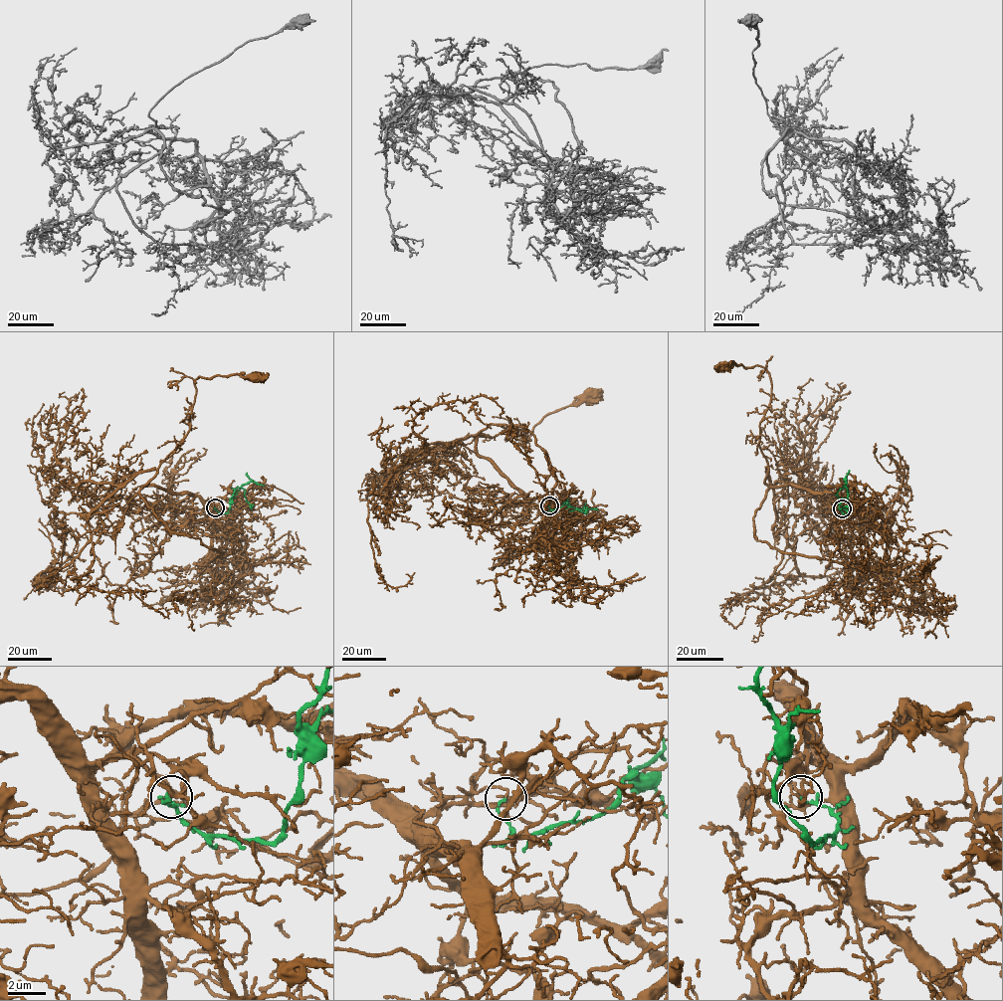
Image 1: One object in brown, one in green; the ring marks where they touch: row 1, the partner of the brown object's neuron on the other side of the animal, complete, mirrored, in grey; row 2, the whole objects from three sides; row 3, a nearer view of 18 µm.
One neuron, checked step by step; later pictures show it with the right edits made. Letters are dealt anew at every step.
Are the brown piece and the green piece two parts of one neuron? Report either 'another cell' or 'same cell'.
another cell

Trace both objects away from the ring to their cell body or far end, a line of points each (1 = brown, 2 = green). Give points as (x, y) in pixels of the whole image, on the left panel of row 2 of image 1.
1: (215, 507), (191, 494), (141, 487), (188, 430), (195, 381), (199, 376), (257, 376)
2: (215, 507), (227, 513), (233, 492), (242, 487), (252, 508)

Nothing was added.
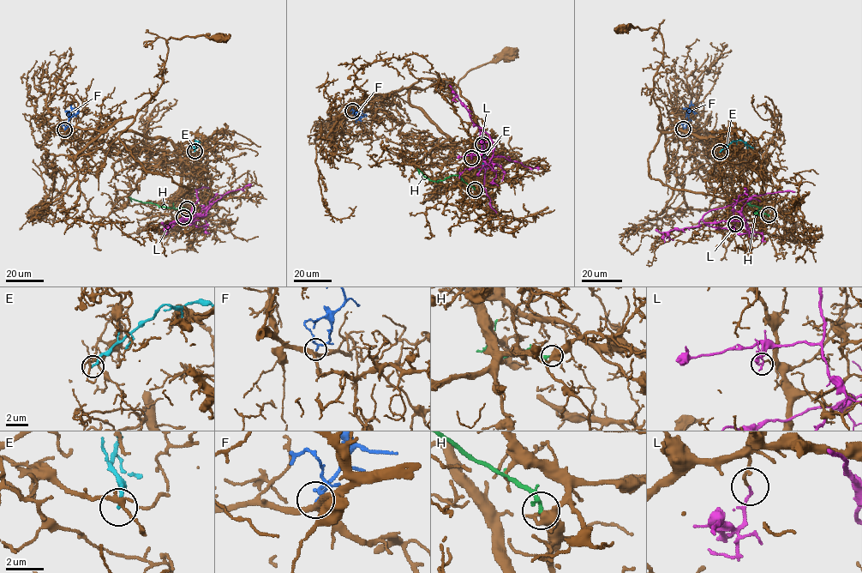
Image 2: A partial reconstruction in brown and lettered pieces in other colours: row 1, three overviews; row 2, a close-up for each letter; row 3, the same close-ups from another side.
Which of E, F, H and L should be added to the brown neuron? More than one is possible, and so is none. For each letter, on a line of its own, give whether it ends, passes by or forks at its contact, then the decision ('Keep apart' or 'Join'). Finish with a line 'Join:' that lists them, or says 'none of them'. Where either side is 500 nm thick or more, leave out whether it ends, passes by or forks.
E: It ends there. Keep apart
F: It passes by. Join
H: It passes by. Keep apart
L: It ends there. Keep apart
Join: F

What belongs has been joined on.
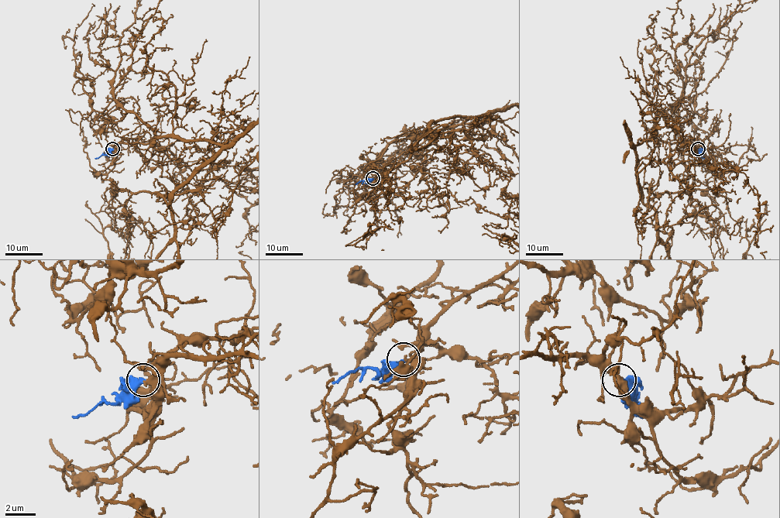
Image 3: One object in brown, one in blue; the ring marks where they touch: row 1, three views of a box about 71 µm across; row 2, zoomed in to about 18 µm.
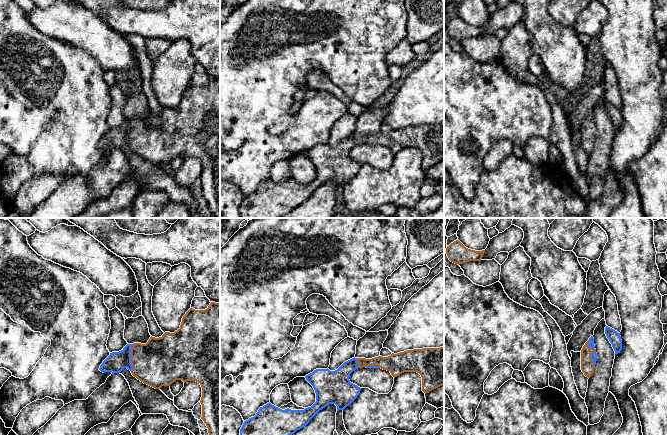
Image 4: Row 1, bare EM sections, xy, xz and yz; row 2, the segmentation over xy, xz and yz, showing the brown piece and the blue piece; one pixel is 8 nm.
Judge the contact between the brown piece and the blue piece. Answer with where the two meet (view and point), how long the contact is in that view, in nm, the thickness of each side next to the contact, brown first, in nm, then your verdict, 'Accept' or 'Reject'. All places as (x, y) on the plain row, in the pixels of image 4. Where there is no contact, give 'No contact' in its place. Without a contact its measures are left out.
Touches brown at xy (131, 133). Shared border 220 nm. Thickness 380 nm (brown) against 160 nm. Accept

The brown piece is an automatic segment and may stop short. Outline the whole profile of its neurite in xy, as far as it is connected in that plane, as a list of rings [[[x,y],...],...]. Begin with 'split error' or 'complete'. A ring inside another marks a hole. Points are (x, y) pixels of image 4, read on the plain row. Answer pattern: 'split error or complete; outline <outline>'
split error; outline [[[211,78],[205,86],[190,84],[182,94],[180,104],[174,109],[165,108],[161,113],[150,113],[146,120],[127,120],[121,127],[112,128],[100,141],[103,149],[120,149],[124,144],[131,147],[138,156],[155,165],[170,162],[176,156],[196,157],[202,163],[202,193],[208,204],[209,214],[220,218],[220,79]]]

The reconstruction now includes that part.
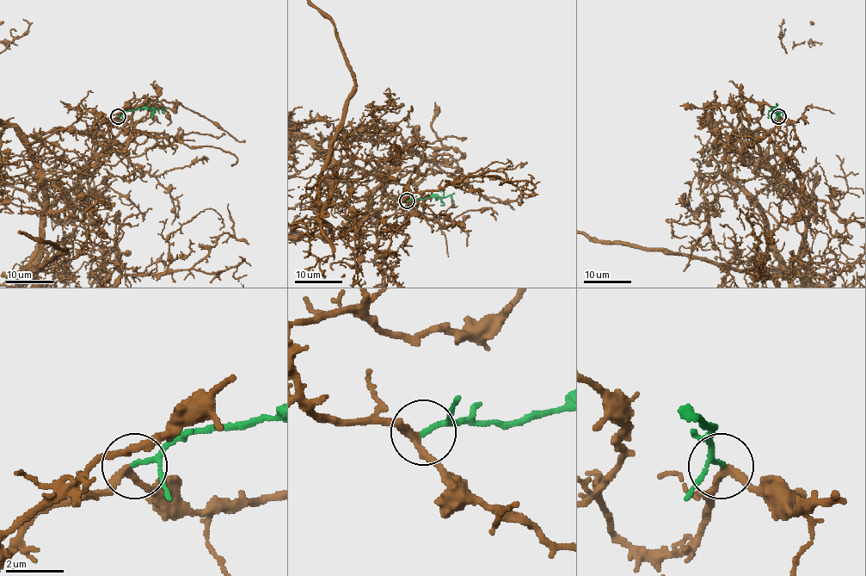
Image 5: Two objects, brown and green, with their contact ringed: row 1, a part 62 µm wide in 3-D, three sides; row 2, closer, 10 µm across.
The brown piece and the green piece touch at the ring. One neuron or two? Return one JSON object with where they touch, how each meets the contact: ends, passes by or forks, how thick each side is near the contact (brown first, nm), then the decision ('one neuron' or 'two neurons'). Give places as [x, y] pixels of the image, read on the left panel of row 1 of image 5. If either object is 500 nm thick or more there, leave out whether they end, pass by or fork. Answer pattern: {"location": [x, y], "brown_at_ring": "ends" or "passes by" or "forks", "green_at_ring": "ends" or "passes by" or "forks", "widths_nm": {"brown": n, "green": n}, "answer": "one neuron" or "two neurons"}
{"location": [118, 116], "brown_at_ring": "passes by", "green_at_ring": "passes by", "widths_nm": {"brown": 240, "green": 130}, "answer": "one neuron"}

